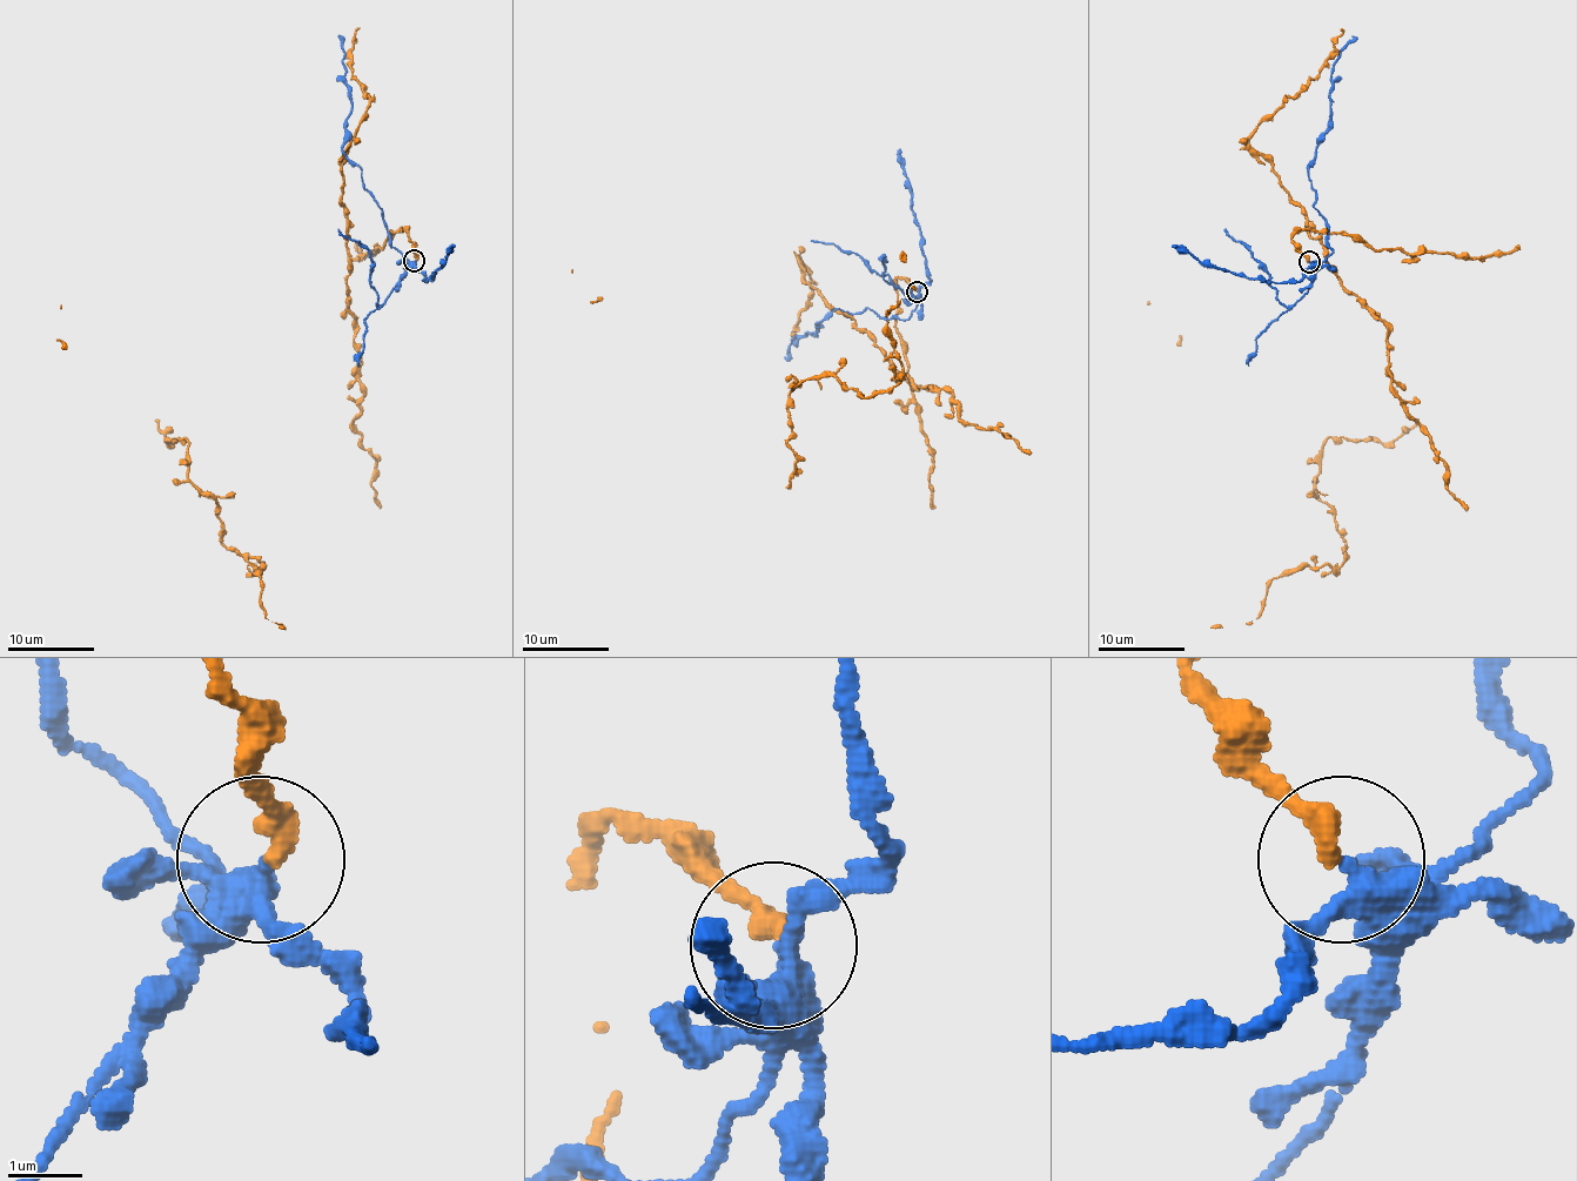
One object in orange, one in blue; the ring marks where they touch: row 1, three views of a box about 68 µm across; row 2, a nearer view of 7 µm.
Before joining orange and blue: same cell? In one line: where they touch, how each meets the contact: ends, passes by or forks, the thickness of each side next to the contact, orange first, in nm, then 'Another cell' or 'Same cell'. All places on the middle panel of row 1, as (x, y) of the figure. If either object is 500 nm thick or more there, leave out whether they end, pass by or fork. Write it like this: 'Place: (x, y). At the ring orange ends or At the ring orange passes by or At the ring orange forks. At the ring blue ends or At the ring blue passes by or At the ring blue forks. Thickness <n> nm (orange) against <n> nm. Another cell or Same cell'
Place: (917, 292). At the ring orange ends. At the ring blue passes by. Thickness 340 nm (orange) against 320 nm. Another cell

